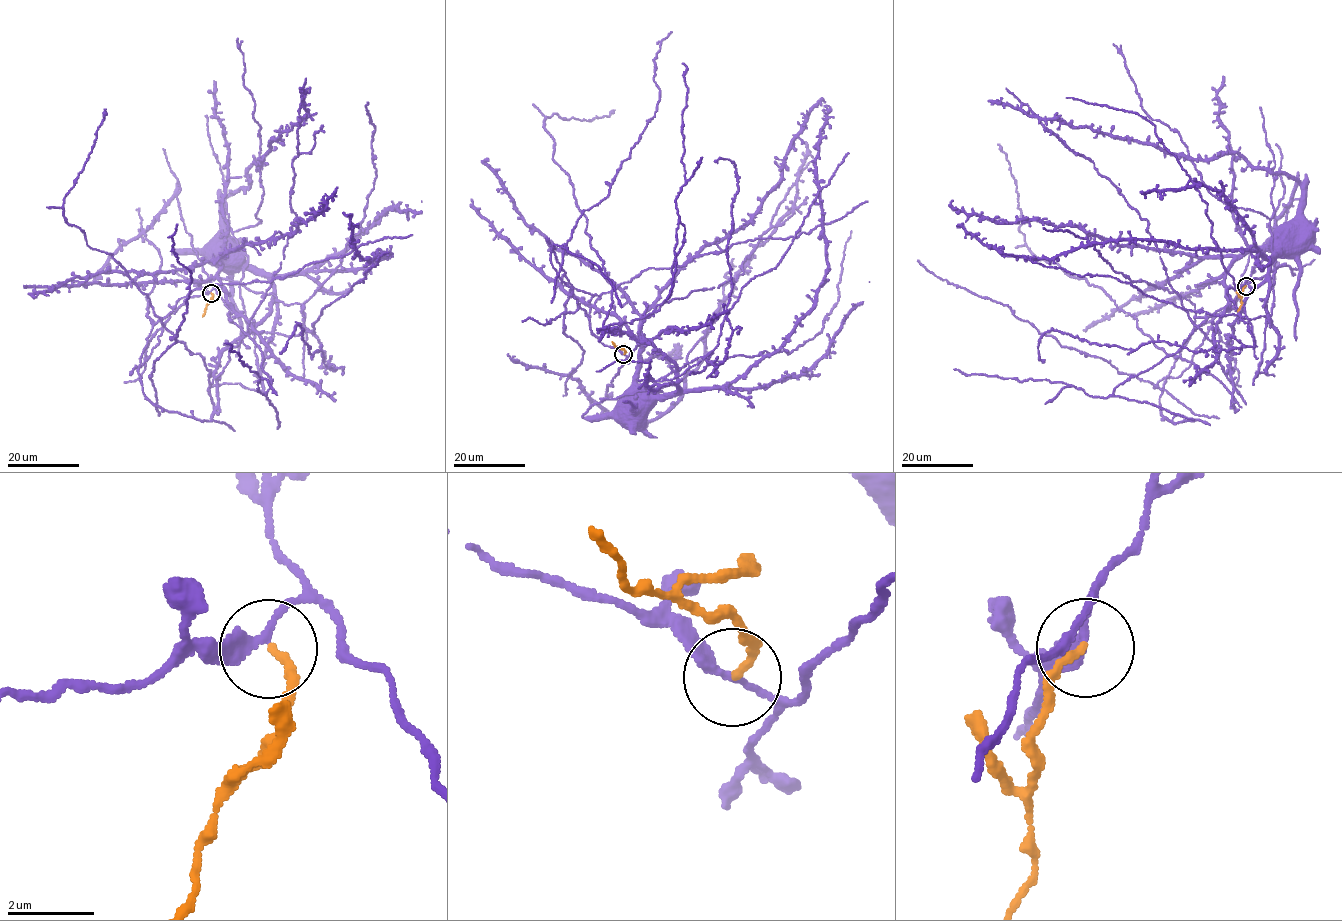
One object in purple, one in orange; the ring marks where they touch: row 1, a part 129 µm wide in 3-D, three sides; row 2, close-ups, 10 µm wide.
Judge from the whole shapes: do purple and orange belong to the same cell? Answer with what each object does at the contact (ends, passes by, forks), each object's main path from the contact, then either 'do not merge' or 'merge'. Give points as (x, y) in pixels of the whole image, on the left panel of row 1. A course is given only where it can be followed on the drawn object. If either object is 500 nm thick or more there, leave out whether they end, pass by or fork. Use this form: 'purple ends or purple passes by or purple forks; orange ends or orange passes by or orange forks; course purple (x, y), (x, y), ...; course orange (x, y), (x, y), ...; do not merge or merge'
purple passes by; orange ends; course purple (211, 292), (216, 290), (231, 308), (218, 273), (222, 251), (227, 248), (227, 252); course orange (211, 292), (212, 299), (202, 316); do not merge

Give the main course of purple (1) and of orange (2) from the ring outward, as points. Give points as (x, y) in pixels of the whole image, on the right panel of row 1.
1: (1245, 285), (1229, 301), (1224, 279), (1228, 267), (1248, 252), (1262, 250), (1276, 235), (1281, 239)
2: (1245, 285), (1237, 311)

